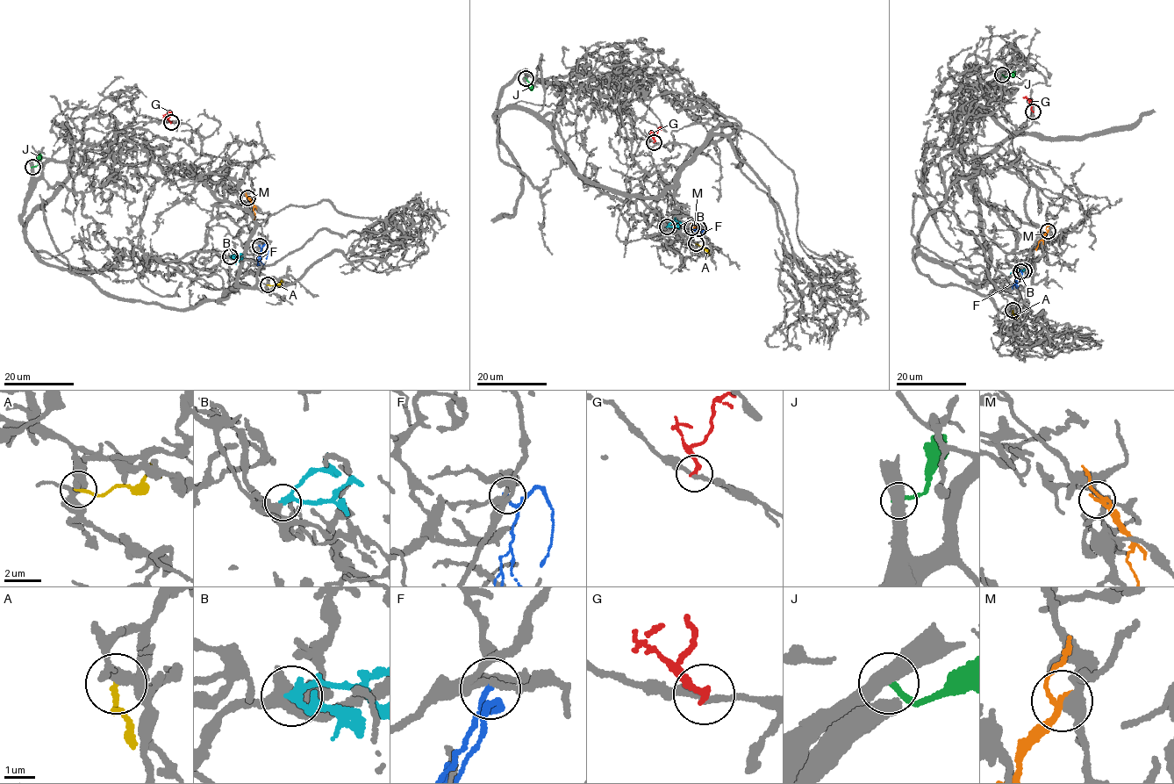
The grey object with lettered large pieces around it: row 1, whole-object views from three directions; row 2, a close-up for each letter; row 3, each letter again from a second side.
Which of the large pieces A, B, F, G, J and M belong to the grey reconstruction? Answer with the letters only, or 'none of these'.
B

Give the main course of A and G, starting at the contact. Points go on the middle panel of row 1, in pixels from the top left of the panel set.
A: (697, 244), (709, 255)
G: (654, 141), (654, 138), (662, 127)

